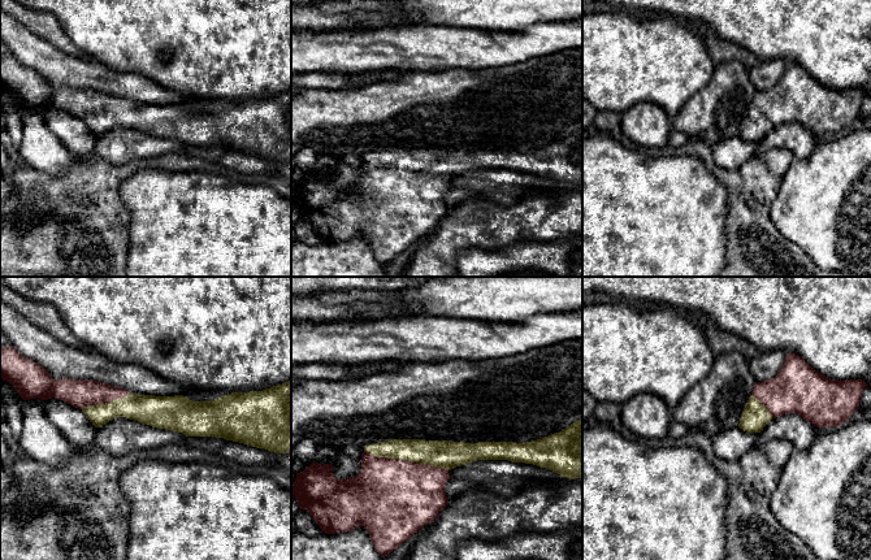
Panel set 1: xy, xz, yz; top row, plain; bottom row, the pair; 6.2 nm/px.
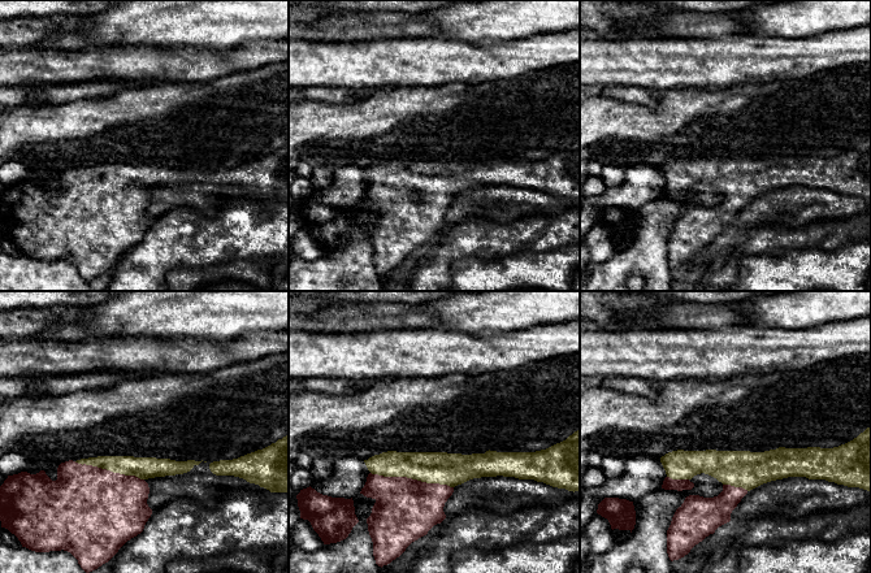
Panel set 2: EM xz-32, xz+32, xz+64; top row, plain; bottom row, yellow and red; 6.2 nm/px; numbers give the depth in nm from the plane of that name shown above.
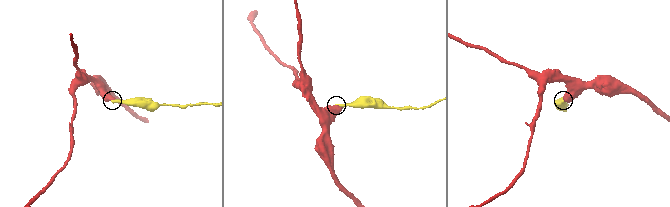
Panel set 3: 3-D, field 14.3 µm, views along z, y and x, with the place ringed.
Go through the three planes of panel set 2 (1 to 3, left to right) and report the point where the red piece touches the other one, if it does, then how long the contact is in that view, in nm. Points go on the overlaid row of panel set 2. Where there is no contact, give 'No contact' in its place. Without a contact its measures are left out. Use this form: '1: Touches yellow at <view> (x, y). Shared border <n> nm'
1: Touches yellow at xz-32 (109, 469). Shared border 440 nm
2: Touches yellow at xz+32 (412, 478). Shared border 500 nm
3: Touches yellow at xz+64 (736, 486). Shared border 170 nm

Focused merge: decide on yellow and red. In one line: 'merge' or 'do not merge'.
merge

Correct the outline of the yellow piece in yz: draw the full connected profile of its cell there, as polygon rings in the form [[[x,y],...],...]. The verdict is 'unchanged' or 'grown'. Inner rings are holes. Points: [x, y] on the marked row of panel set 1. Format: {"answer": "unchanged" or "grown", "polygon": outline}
{"answer": "grown", "polygon": [[[786,353],[775,378],[755,382],[738,427],[760,433],[772,418],[788,413],[798,413],[816,427],[840,426],[858,409],[867,386],[863,379],[831,379],[801,356]]]}

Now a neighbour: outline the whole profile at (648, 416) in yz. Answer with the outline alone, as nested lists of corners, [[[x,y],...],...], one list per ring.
[[[638,394],[621,405],[621,421],[645,442],[667,437],[672,417],[663,399],[653,394]]]

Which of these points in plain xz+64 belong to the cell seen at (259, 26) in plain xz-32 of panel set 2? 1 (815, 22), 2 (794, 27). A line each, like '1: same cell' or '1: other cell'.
1: same cell
2: same cell

